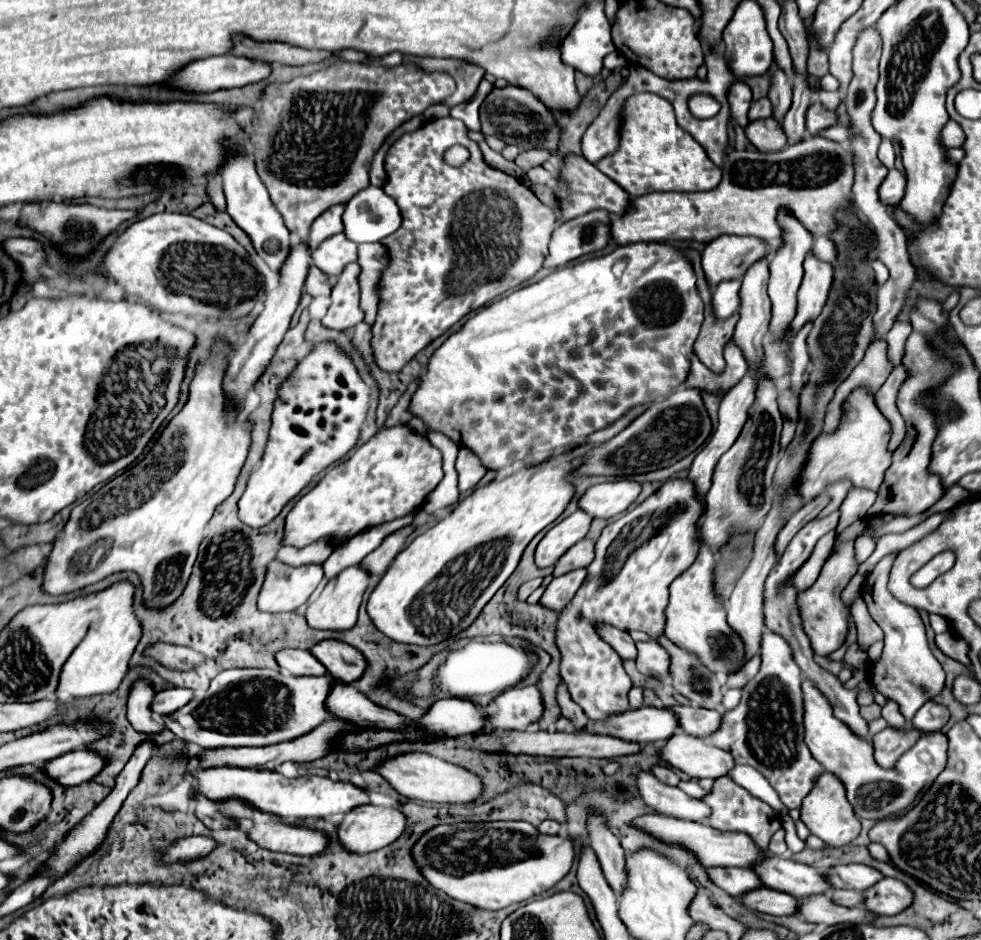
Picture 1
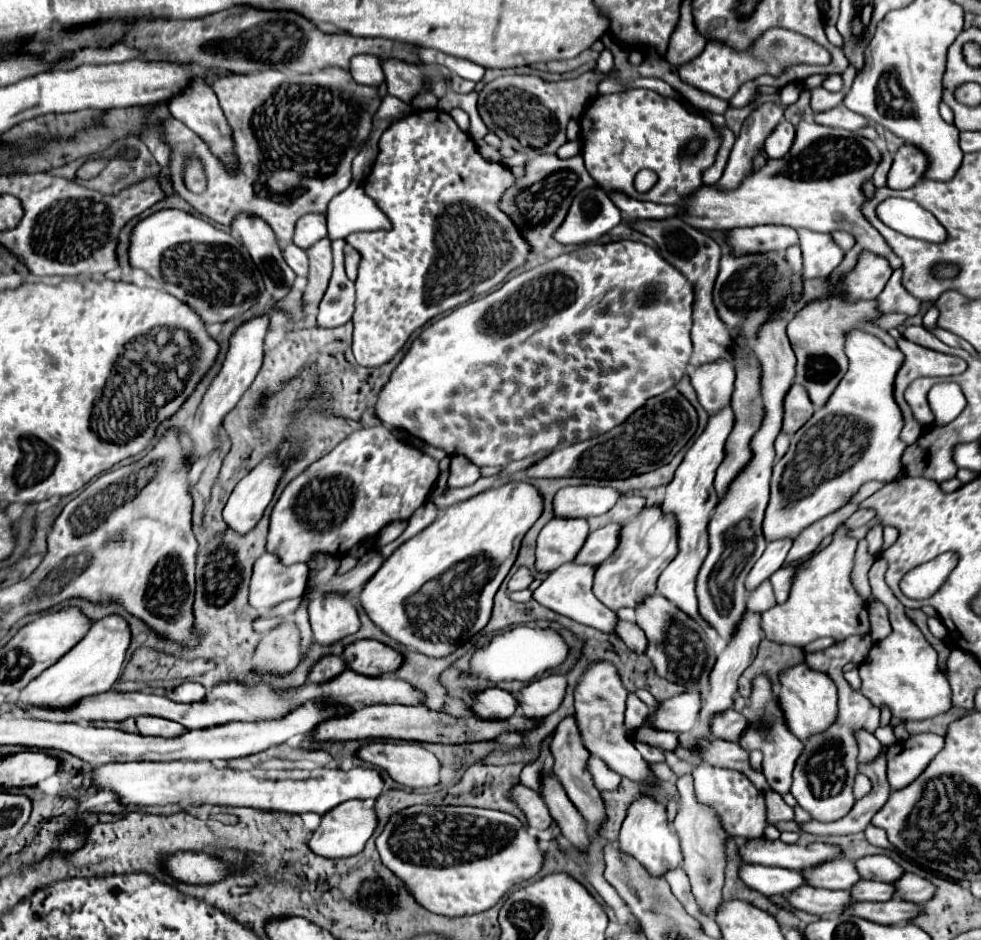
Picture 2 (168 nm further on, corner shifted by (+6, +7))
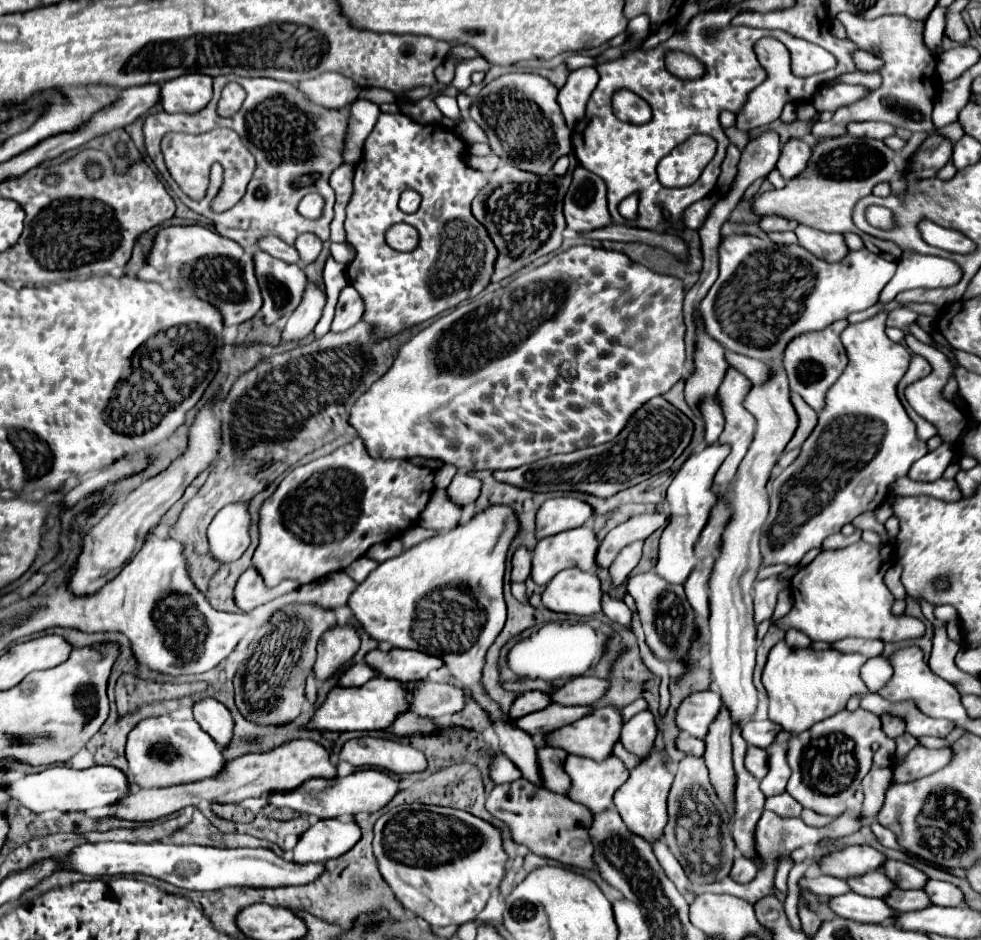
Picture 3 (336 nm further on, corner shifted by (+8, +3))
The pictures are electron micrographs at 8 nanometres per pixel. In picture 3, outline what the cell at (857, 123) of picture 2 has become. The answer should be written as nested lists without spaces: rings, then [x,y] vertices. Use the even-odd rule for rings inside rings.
[[[850,123],[848,133],[854,137],[870,137],[870,139],[886,139],[896,133],[896,127],[888,123]]]

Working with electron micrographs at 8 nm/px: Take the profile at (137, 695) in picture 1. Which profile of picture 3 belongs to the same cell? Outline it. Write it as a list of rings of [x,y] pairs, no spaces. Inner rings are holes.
[[[168,715],[144,719],[130,731],[126,743],[126,759],[130,781],[138,787],[170,787],[194,783],[208,777],[218,777],[226,765],[222,751],[194,719],[178,721]]]

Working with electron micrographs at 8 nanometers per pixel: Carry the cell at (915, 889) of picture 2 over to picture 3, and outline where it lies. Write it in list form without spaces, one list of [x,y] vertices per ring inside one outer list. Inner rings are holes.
[[[928,881],[928,885],[924,887],[926,893],[930,895],[934,905],[942,905],[942,907],[960,907],[964,903],[964,893],[960,893],[960,889],[952,883],[946,881]]]

